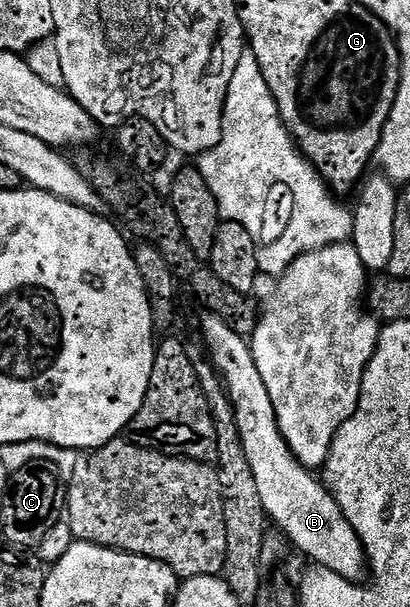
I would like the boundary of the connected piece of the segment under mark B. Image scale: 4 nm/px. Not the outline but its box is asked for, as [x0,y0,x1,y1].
[202,313,367,580]

